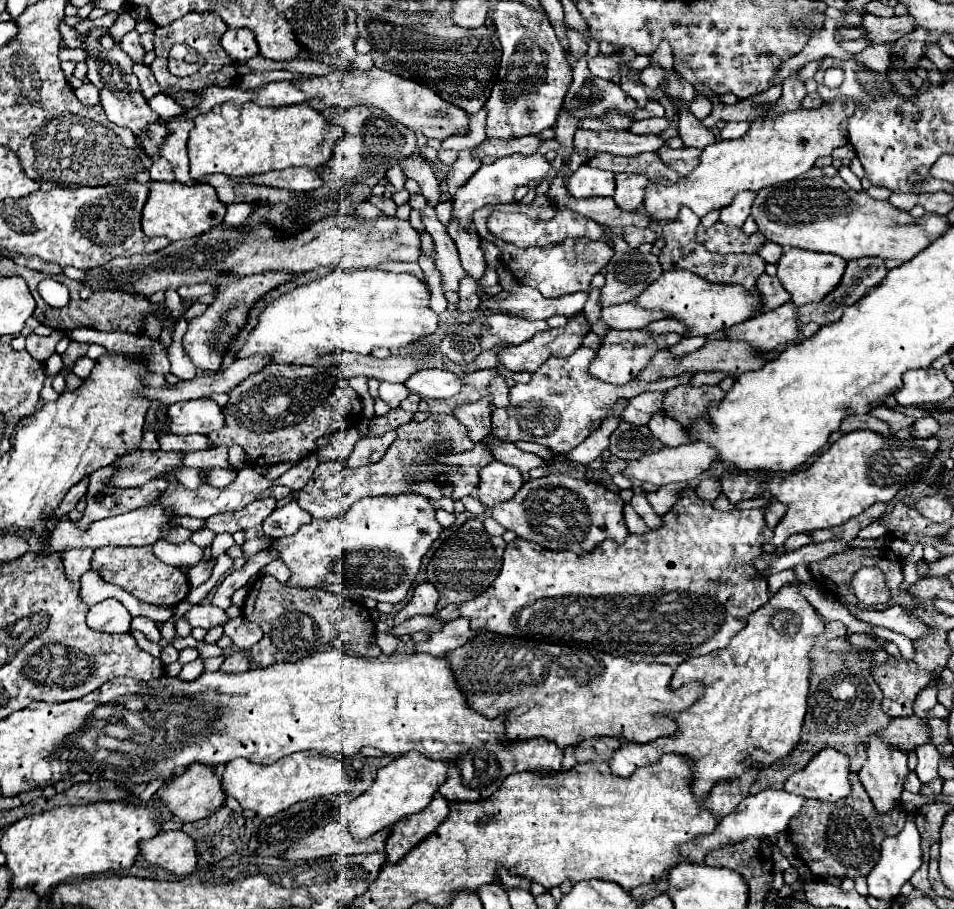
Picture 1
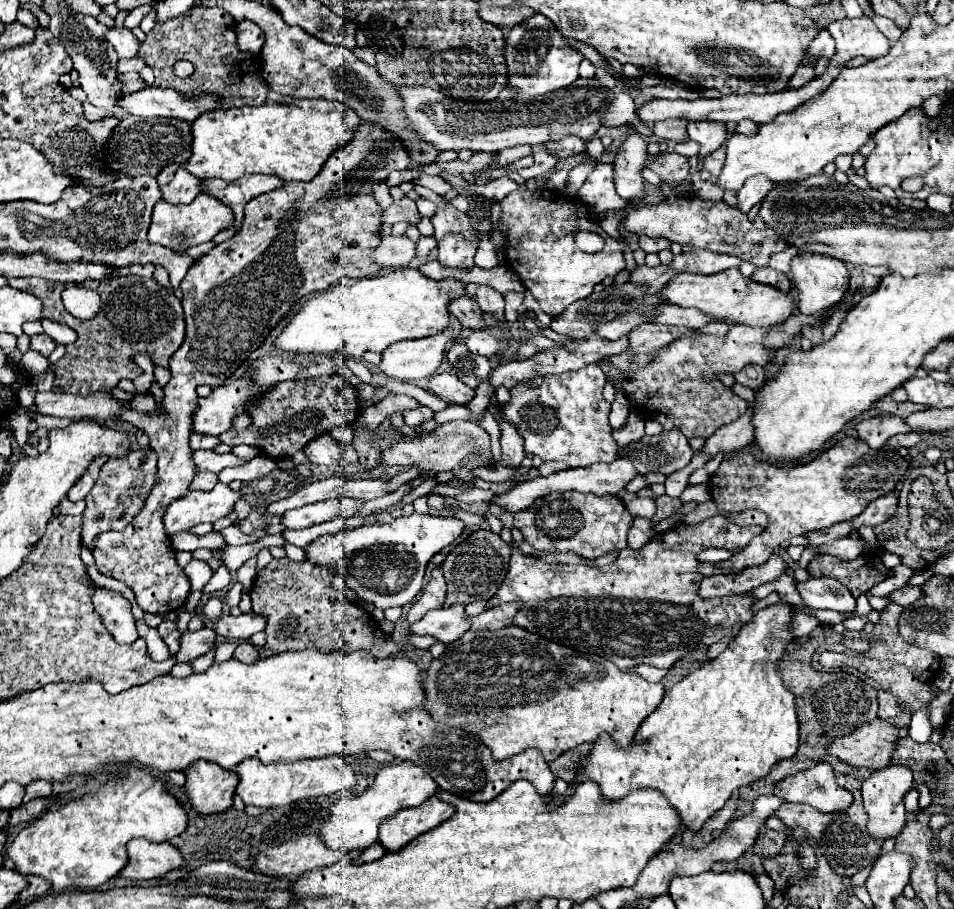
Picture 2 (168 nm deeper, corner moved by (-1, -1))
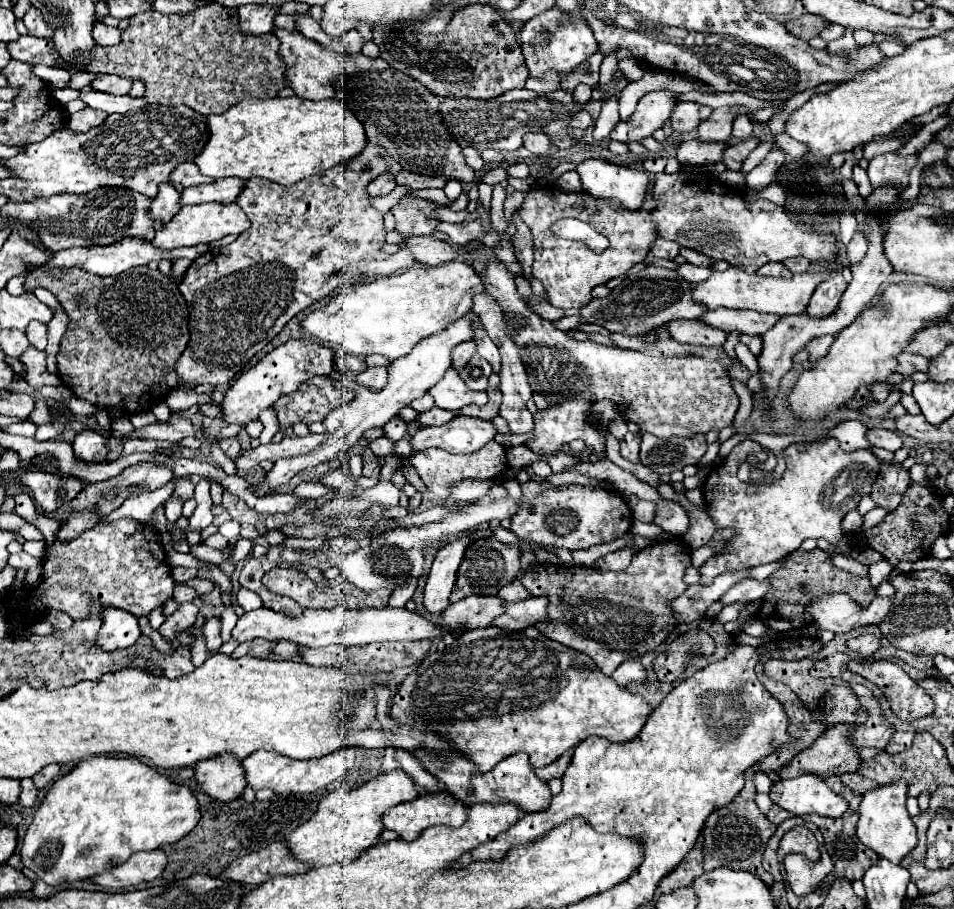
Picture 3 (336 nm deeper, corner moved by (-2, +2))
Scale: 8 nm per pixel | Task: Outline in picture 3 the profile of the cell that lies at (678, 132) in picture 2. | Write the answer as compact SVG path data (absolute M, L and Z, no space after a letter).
M687 101L687 103L677 105L669 123L671 123L671 129L677 133L689 133L689 131L697 129L697 125L699 125L699 103Z

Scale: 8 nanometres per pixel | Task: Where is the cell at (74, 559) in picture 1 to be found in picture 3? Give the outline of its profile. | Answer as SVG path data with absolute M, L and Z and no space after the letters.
M129 439L125 443L125 455L131 455L131 453L141 453L141 451L155 451L157 449L157 441L151 441L151 439Z

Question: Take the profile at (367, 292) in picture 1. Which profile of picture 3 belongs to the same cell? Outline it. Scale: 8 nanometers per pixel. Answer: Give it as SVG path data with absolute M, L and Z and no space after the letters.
M449 261L449 265L439 267L417 265L403 273L359 285L351 293L337 295L323 309L303 319L301 327L307 335L319 337L319 343L339 345L355 357L379 353L395 361L397 357L405 357L417 341L461 319L471 309L473 297L483 291L481 277L467 263Z

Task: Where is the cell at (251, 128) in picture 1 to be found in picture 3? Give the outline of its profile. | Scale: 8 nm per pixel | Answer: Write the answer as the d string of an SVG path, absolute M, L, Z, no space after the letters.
M301 97L245 99L223 115L209 115L209 145L195 157L207 177L261 177L279 185L293 185L337 165L349 163L367 145L365 129L337 99L307 101Z

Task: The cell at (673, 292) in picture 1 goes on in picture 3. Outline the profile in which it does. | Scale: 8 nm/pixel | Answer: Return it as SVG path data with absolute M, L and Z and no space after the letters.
M735 267L727 271L713 271L713 277L709 281L703 281L701 285L695 285L693 299L705 303L709 309L753 309L759 313L773 313L773 315L801 315L807 309L807 303L817 289L817 285L823 281L823 273L803 273L793 277L761 277L757 273L749 275L745 271L737 271Z

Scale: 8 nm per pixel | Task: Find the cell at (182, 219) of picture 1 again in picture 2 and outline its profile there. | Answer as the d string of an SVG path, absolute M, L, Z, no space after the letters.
M200 194L192 204L170 204L166 200L158 200L152 212L152 224L148 230L148 240L162 244L170 250L186 250L190 246L210 242L220 230L228 228L234 220L232 210L216 200L210 194Z

